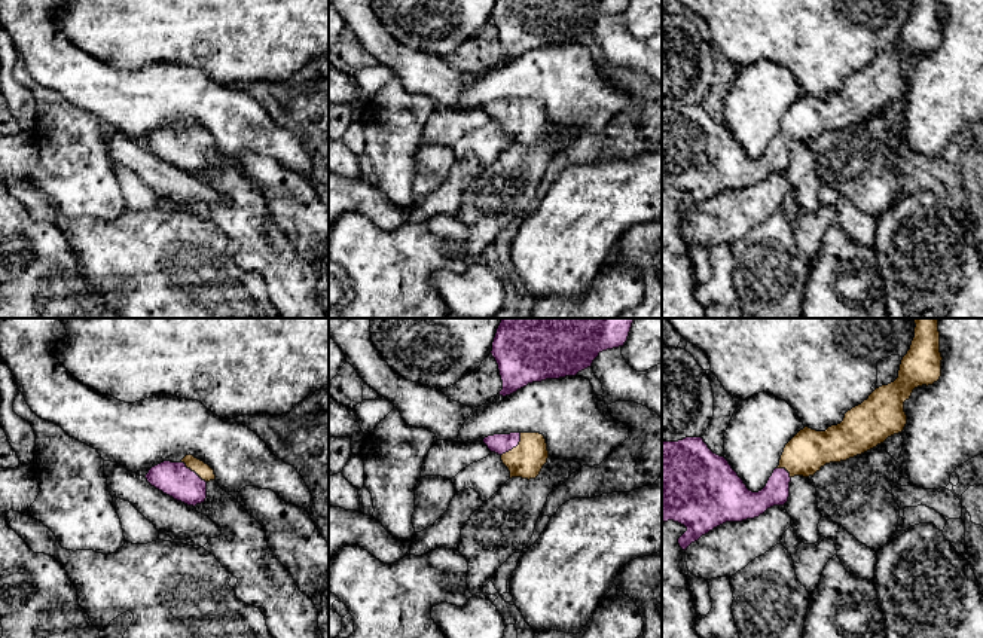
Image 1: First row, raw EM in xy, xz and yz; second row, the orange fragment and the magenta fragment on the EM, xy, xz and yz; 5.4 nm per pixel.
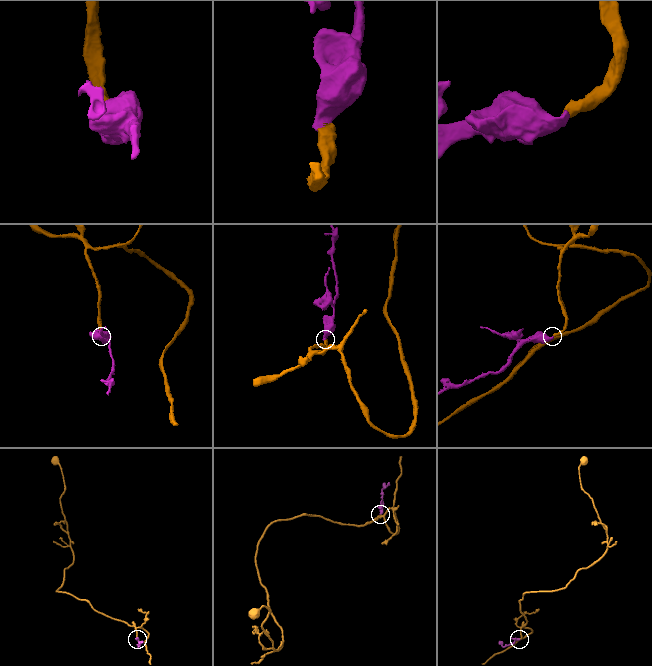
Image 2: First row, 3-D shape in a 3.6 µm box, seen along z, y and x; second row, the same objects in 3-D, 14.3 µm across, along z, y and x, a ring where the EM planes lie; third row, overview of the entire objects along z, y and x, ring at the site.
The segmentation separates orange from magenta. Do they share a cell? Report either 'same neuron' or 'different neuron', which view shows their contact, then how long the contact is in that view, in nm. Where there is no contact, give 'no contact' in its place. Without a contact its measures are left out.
same neuron; contact in xz; length 170 nm

